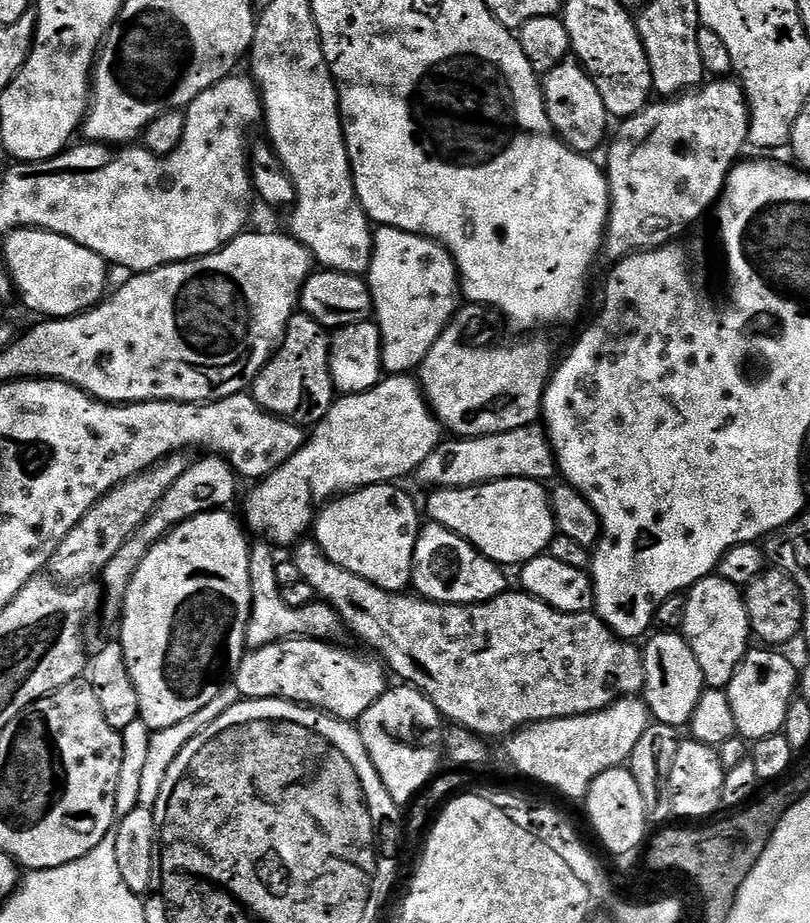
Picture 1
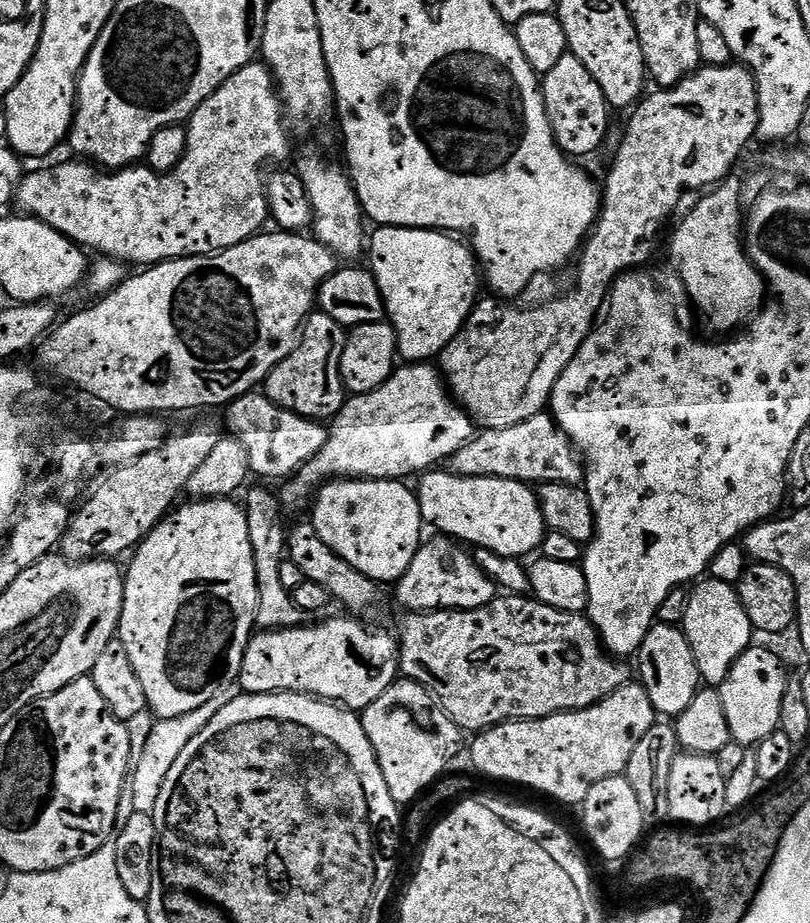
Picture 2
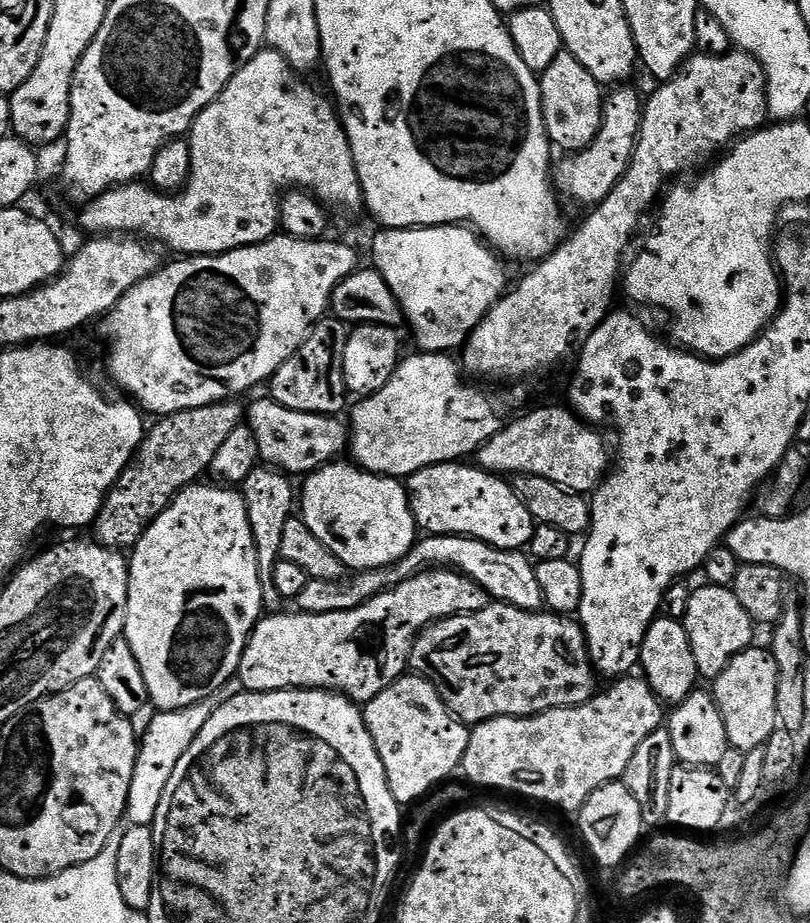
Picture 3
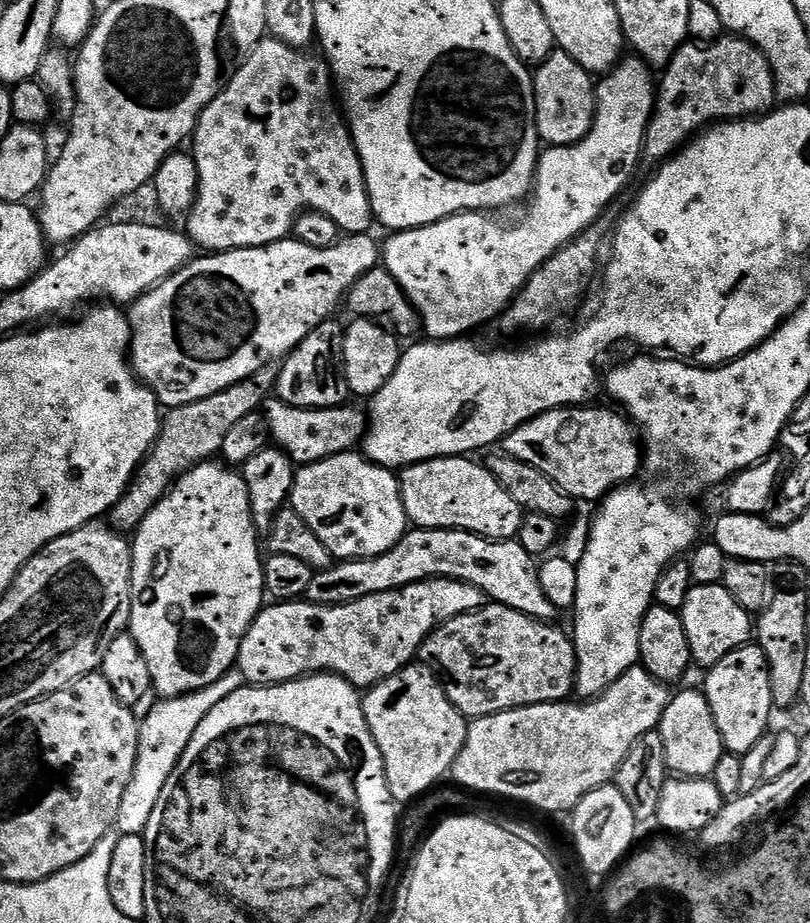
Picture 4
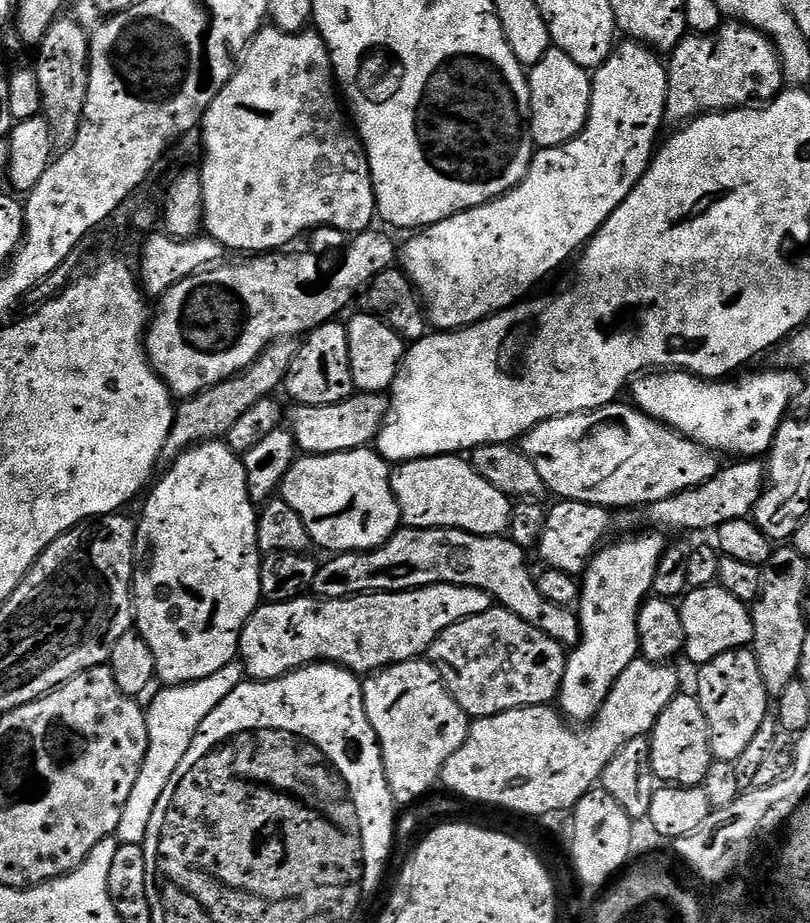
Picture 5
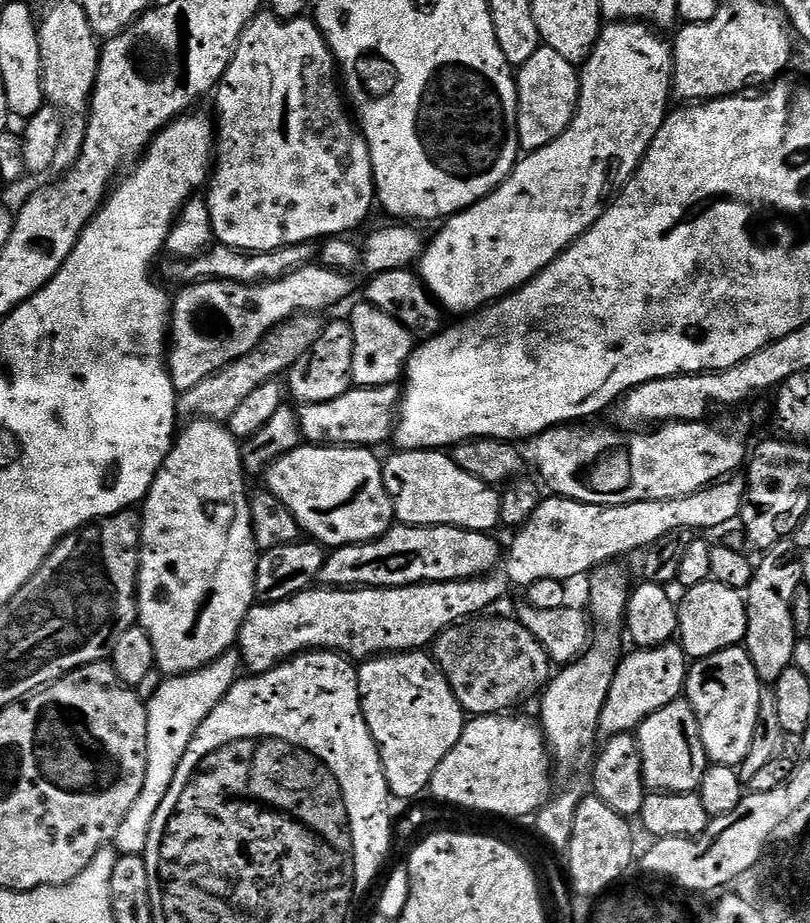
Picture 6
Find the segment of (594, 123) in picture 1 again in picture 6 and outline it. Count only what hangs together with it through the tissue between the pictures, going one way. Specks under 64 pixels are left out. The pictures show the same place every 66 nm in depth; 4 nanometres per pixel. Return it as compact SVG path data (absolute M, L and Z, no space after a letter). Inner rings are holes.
M542 46L534 50L534 55L515 69L516 89L518 90L518 142L525 153L542 150L542 146L550 146L570 126L576 116L576 107L580 101L580 73L577 65L566 62L558 50L550 50Z

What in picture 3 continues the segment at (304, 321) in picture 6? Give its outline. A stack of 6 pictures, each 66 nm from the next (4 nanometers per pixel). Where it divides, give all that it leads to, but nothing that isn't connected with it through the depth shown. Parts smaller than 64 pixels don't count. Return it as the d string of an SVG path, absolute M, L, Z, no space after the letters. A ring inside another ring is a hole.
M239 399L219 400L210 406L198 406L187 408L181 412L175 412L169 416L161 416L155 422L156 425L147 429L144 443L136 451L135 457L128 469L118 478L116 484L110 489L104 498L104 505L96 515L94 529L96 528L95 543L117 550L131 550L142 538L142 534L166 510L172 505L172 499L189 484L197 483L203 472L207 473L214 462L214 454L222 447L222 442L234 434L234 430L241 427L246 420L245 405Z

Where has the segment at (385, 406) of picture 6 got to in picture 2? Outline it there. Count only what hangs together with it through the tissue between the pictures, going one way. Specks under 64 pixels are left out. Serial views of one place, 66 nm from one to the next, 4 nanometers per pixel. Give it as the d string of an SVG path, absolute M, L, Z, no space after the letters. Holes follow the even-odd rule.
M260 390L233 400L226 412L228 428L232 431L229 433L248 451L248 466L253 477L287 481L302 465L309 464L328 441L328 428L321 421L307 420L305 416L278 407Z

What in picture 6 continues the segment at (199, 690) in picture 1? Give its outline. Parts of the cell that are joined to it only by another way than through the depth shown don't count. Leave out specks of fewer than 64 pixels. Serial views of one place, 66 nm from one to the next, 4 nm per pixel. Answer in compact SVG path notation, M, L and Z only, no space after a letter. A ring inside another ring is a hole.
M193 419L185 423L182 431L175 437L167 458L162 462L154 482L150 486L147 496L142 501L142 525L140 532L140 578L138 581L138 624L150 634L150 642L154 642L156 666L165 677L185 676L187 672L196 672L207 664L213 664L222 654L233 651L234 645L240 638L240 627L250 609L257 603L256 599L256 562L258 549L254 530L252 529L252 515L250 514L250 488L244 485L246 469L242 455L241 441L233 436L221 421Z

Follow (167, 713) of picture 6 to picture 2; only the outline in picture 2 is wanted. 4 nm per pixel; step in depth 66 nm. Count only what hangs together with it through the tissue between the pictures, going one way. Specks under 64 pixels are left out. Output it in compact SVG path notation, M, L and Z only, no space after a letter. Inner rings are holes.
M239 683L228 684L222 690L218 690L218 694L214 694L214 698L206 702L206 706L198 706L198 710L190 710L190 714L182 714L178 718L157 719L153 723L150 738L146 738L146 746L138 754L138 761L130 776L132 812L152 813L158 802L158 794L162 794L162 782L166 782L166 774L170 774L170 766L178 762L178 754L186 750L186 742L190 742L194 734L201 732L210 722L210 718L214 718L214 714L220 713L225 706L230 706L230 702L234 702L234 698L238 698L241 694L242 689Z

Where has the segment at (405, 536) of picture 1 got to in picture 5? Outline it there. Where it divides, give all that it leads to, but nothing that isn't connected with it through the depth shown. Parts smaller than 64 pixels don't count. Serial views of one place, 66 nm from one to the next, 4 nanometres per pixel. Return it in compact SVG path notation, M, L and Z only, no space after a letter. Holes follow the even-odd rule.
M371 447L356 448L352 452L339 452L325 456L301 455L290 466L281 482L279 495L302 518L313 545L318 549L329 548L329 553L369 552L382 546L401 527L400 507L394 498L390 479L390 464Z

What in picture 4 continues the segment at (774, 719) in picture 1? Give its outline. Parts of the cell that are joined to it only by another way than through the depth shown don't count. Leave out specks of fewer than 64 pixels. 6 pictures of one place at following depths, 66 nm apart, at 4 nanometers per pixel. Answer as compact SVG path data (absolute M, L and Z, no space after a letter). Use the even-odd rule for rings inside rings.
M755 642L735 648L722 662L707 669L702 685L705 698L710 702L714 722L718 722L718 734L722 734L725 749L731 755L742 757L769 731L774 709L770 694L770 670L766 654Z

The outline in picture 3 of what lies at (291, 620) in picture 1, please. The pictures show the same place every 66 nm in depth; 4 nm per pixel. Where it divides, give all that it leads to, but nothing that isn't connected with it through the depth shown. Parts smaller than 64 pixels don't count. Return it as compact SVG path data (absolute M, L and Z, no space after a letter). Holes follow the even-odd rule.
M257 466L244 479L242 485L242 495L250 518L250 530L258 554L264 607L268 610L279 609L282 604L278 590L274 590L274 566L278 559L278 549L282 546L282 530L286 527L286 522L293 519L294 505L298 500L297 489L292 489L291 483L293 484L293 481L285 473L271 466Z

